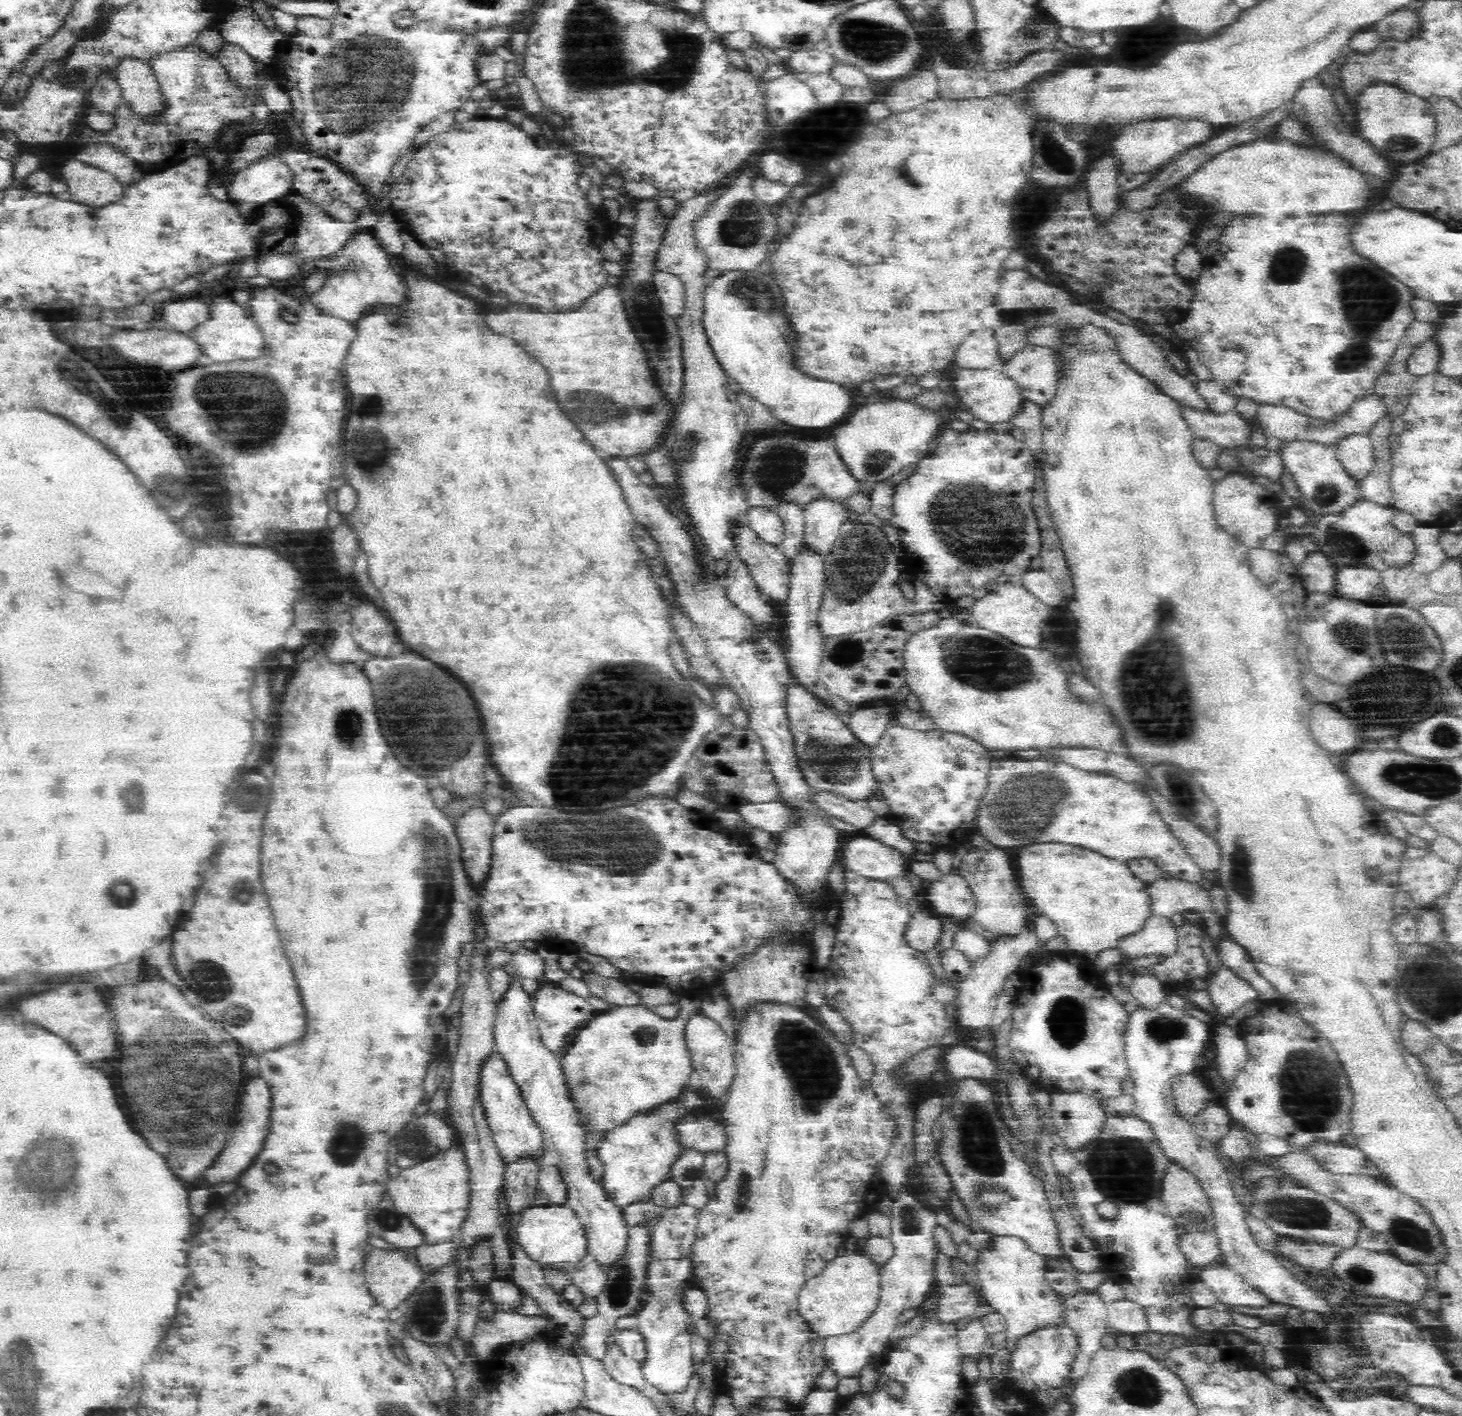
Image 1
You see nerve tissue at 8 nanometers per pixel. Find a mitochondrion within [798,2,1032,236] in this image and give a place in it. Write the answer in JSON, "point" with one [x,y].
{"point":[876,43]}

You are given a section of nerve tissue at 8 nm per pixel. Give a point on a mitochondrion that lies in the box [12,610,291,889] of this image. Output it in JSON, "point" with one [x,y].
{"point":[134,785]}

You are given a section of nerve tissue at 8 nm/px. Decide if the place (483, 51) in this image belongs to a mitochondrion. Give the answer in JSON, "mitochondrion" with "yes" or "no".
{"mitochondrion":"no"}

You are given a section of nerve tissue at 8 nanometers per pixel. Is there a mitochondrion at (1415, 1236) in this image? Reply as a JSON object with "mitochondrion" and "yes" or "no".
{"mitochondrion":"yes"}

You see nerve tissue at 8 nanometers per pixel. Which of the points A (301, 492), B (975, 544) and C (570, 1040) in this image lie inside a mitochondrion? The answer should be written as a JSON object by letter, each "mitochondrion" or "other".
{"A":"other","B":"mitochondrion","C":"other"}

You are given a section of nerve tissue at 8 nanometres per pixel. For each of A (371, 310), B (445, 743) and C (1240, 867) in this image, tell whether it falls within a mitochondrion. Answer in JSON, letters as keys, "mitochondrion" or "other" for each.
{"A":"other","B":"mitochondrion","C":"mitochondrion"}

